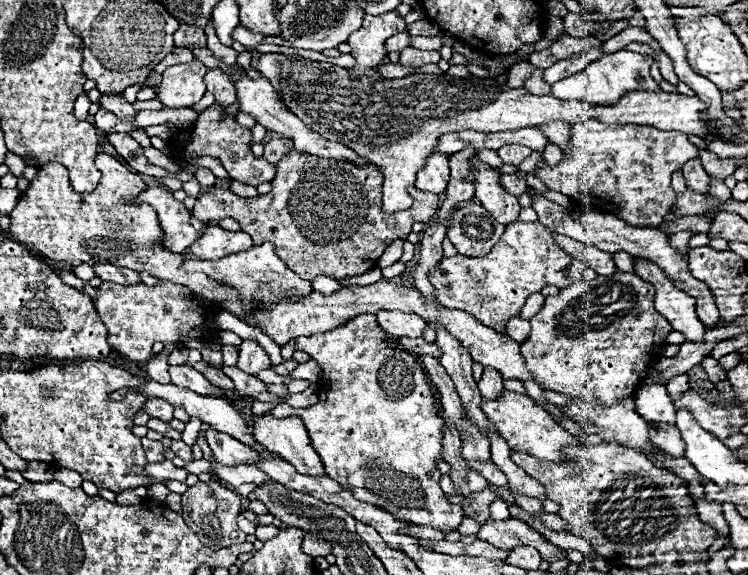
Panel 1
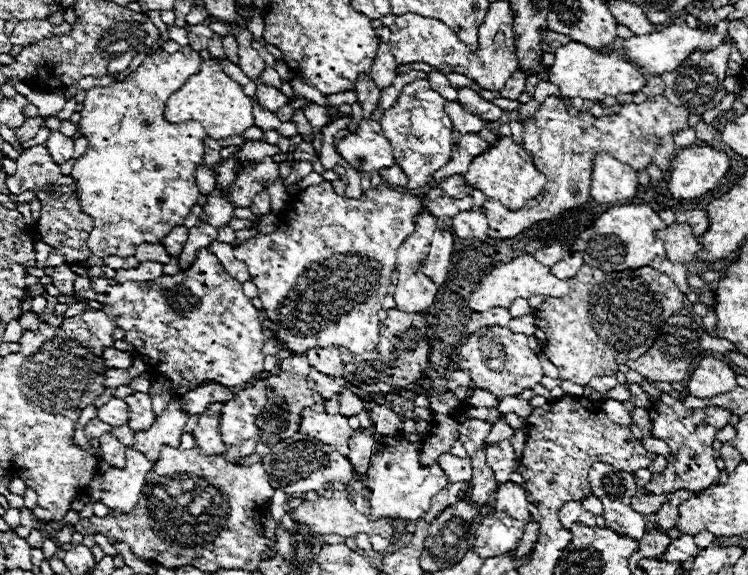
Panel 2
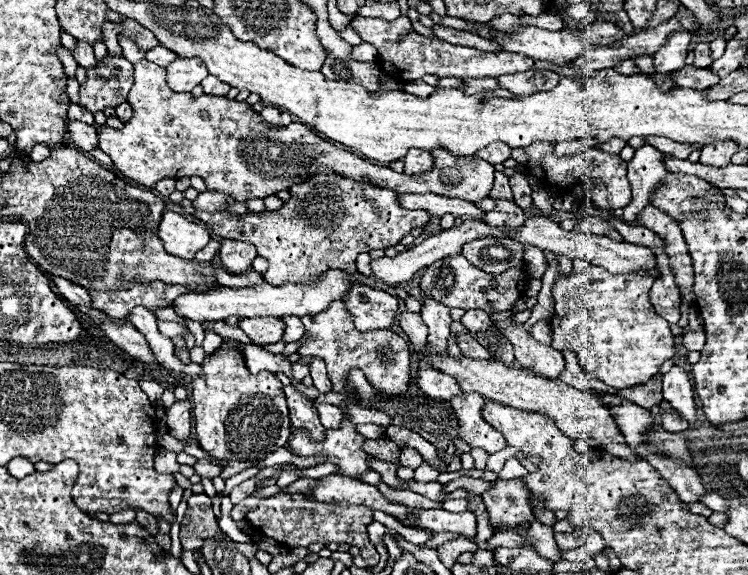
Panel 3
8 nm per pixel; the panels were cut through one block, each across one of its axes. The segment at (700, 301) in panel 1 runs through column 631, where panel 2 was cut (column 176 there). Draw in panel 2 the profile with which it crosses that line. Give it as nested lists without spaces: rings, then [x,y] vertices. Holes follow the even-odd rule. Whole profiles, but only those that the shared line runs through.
[[[174,226],[166,238],[162,238],[162,244],[166,246],[170,256],[178,256],[188,240],[188,228],[186,226]]]

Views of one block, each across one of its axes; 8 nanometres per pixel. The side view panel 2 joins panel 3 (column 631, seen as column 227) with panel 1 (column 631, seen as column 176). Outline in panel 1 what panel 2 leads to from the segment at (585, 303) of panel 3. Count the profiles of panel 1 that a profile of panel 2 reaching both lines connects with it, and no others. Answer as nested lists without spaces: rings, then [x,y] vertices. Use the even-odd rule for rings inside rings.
[[[622,270],[610,278],[598,276],[588,282],[588,288],[582,288],[582,282],[574,282],[574,286],[562,288],[558,296],[548,296],[542,310],[530,320],[530,326],[532,332],[526,342],[520,344],[520,354],[526,358],[534,380],[540,382],[544,390],[578,398],[594,396],[606,406],[634,394],[650,368],[648,364],[654,360],[654,348],[672,332],[670,322],[654,310],[654,288],[648,282],[634,282],[634,274]]]

